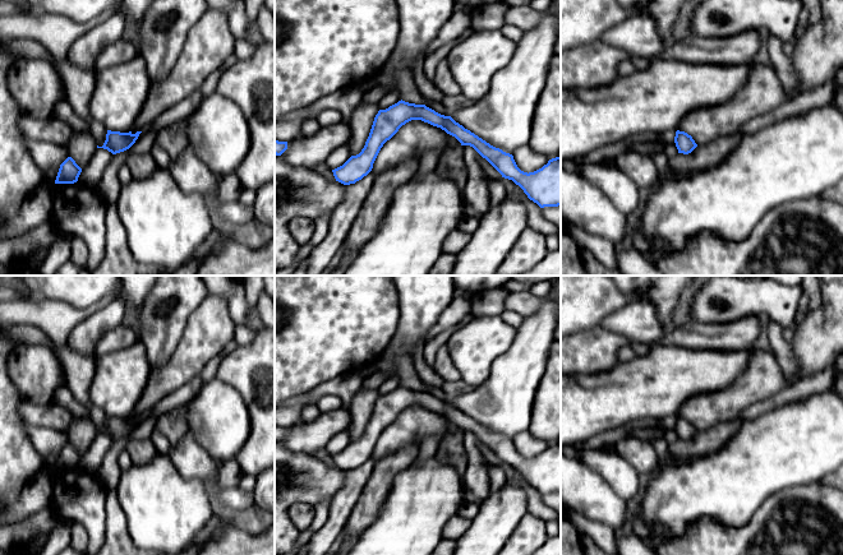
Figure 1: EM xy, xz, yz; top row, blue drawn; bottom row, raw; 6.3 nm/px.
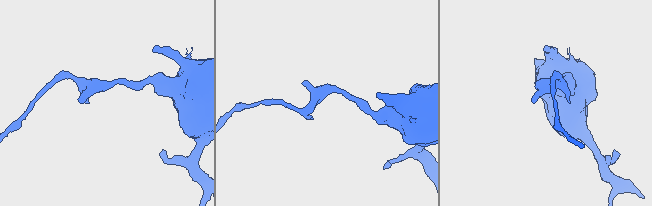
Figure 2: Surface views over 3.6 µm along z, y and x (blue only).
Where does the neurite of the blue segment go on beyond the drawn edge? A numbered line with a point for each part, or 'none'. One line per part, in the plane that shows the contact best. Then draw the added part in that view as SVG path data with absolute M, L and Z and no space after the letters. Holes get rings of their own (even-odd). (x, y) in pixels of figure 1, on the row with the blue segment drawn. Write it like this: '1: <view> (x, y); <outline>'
none

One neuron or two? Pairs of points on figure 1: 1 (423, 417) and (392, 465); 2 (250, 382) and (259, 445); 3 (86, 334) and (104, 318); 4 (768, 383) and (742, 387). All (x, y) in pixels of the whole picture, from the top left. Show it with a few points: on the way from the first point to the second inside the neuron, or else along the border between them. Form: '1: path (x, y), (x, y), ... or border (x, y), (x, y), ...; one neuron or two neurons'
1: border (419, 443), (405, 445), (377, 461); two neurons
2: path (261, 397), (261, 430); one neuron
3: path (90, 331), (100, 322); one neuron
4: path (761, 383), (749, 387); one neuron

